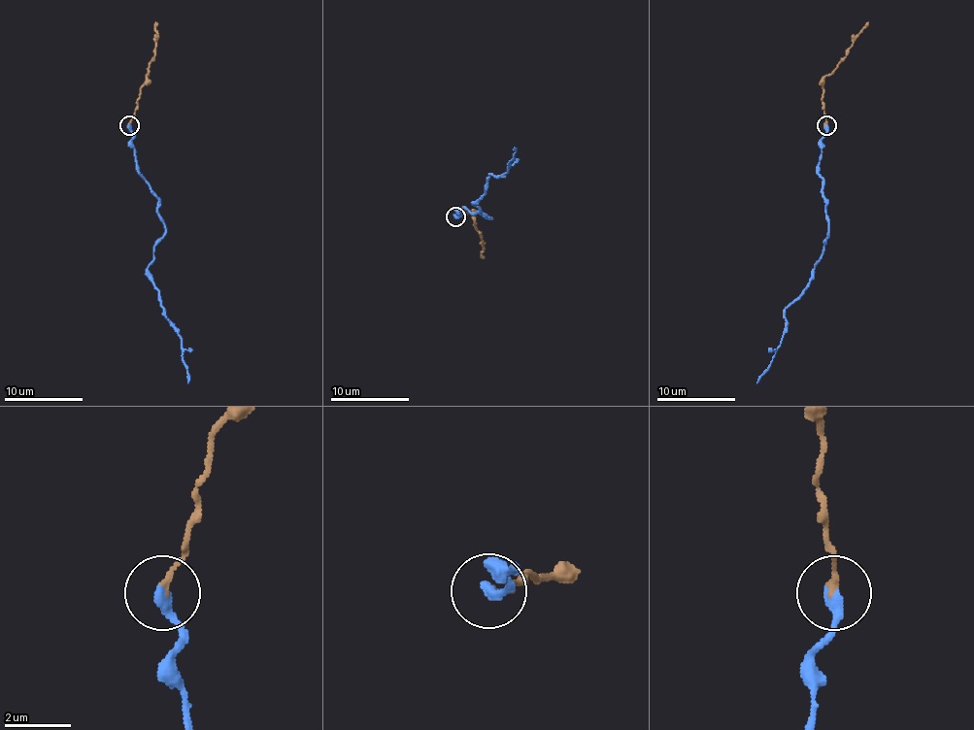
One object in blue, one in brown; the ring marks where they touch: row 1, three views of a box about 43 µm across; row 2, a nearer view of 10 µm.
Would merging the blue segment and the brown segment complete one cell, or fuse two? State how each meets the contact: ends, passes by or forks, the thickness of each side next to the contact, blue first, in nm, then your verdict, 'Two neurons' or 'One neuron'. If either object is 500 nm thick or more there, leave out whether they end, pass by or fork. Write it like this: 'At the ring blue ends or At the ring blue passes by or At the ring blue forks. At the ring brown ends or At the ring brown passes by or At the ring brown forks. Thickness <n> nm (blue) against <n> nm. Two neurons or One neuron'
At the ring blue ends. At the ring brown ends. Thickness 360 nm (blue) against 190 nm. Two neurons

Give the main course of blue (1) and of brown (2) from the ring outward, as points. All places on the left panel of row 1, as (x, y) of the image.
1: (128, 125), (138, 174), (157, 199), (157, 216), (166, 234), (153, 248), (148, 277), (182, 346), (187, 382)
2: (128, 125), (155, 47), (155, 21)

